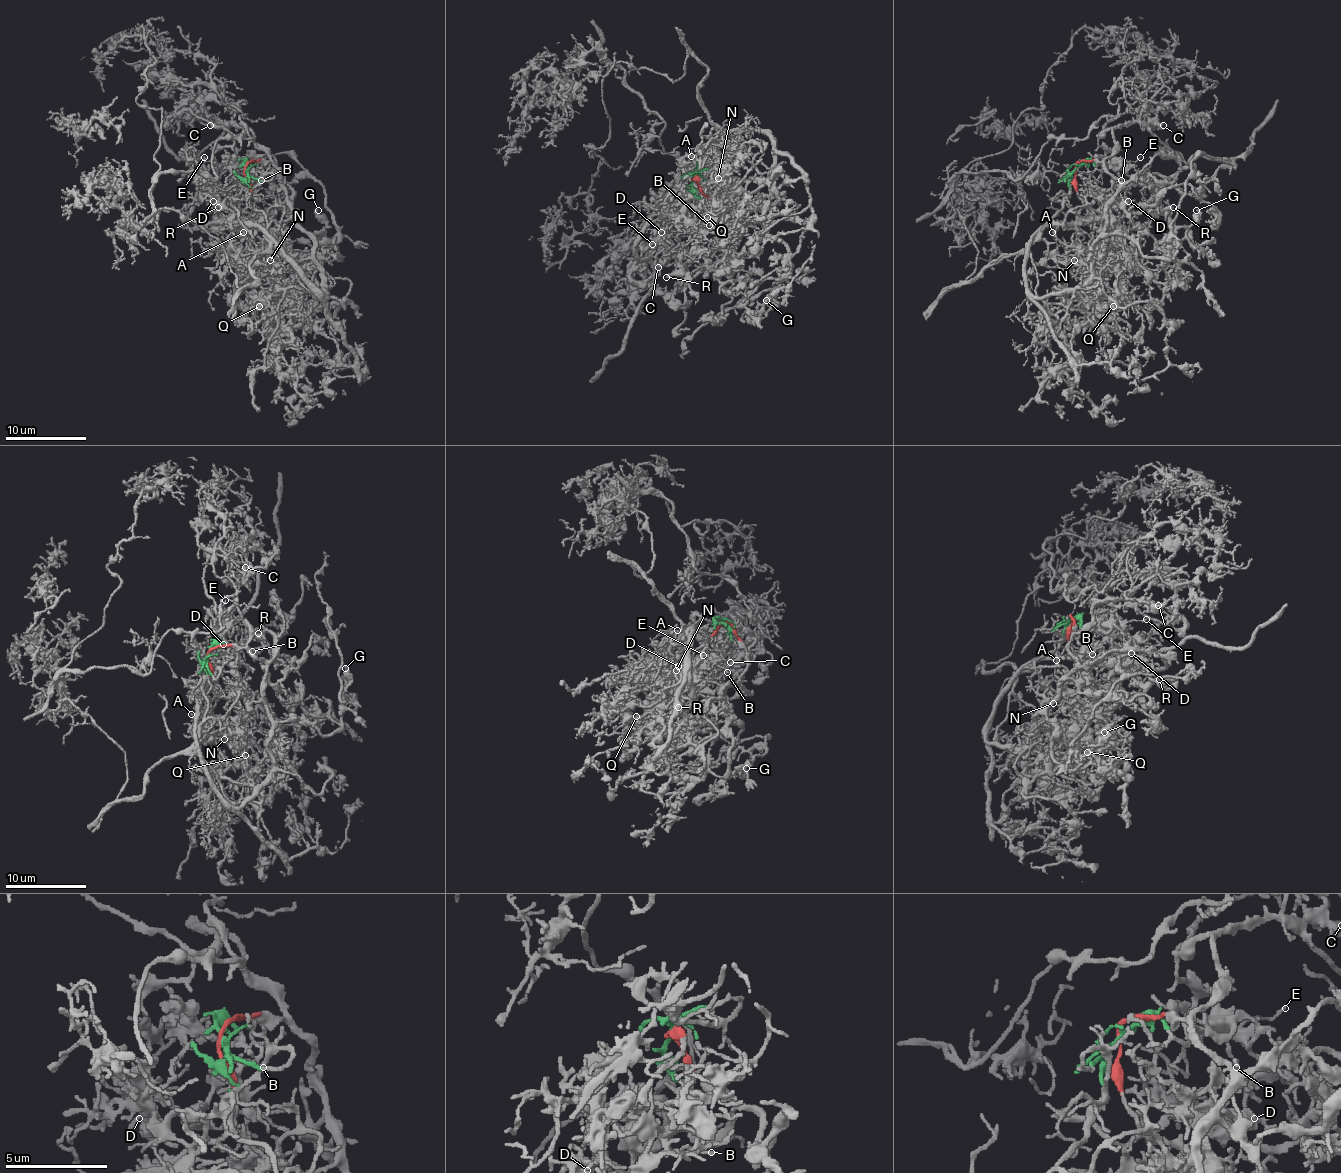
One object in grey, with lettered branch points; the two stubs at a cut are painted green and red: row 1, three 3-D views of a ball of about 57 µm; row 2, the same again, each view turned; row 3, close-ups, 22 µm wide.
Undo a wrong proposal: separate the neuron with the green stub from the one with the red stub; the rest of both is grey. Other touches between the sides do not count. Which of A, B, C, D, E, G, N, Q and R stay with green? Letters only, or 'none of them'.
A, B, D, E, N, Q

